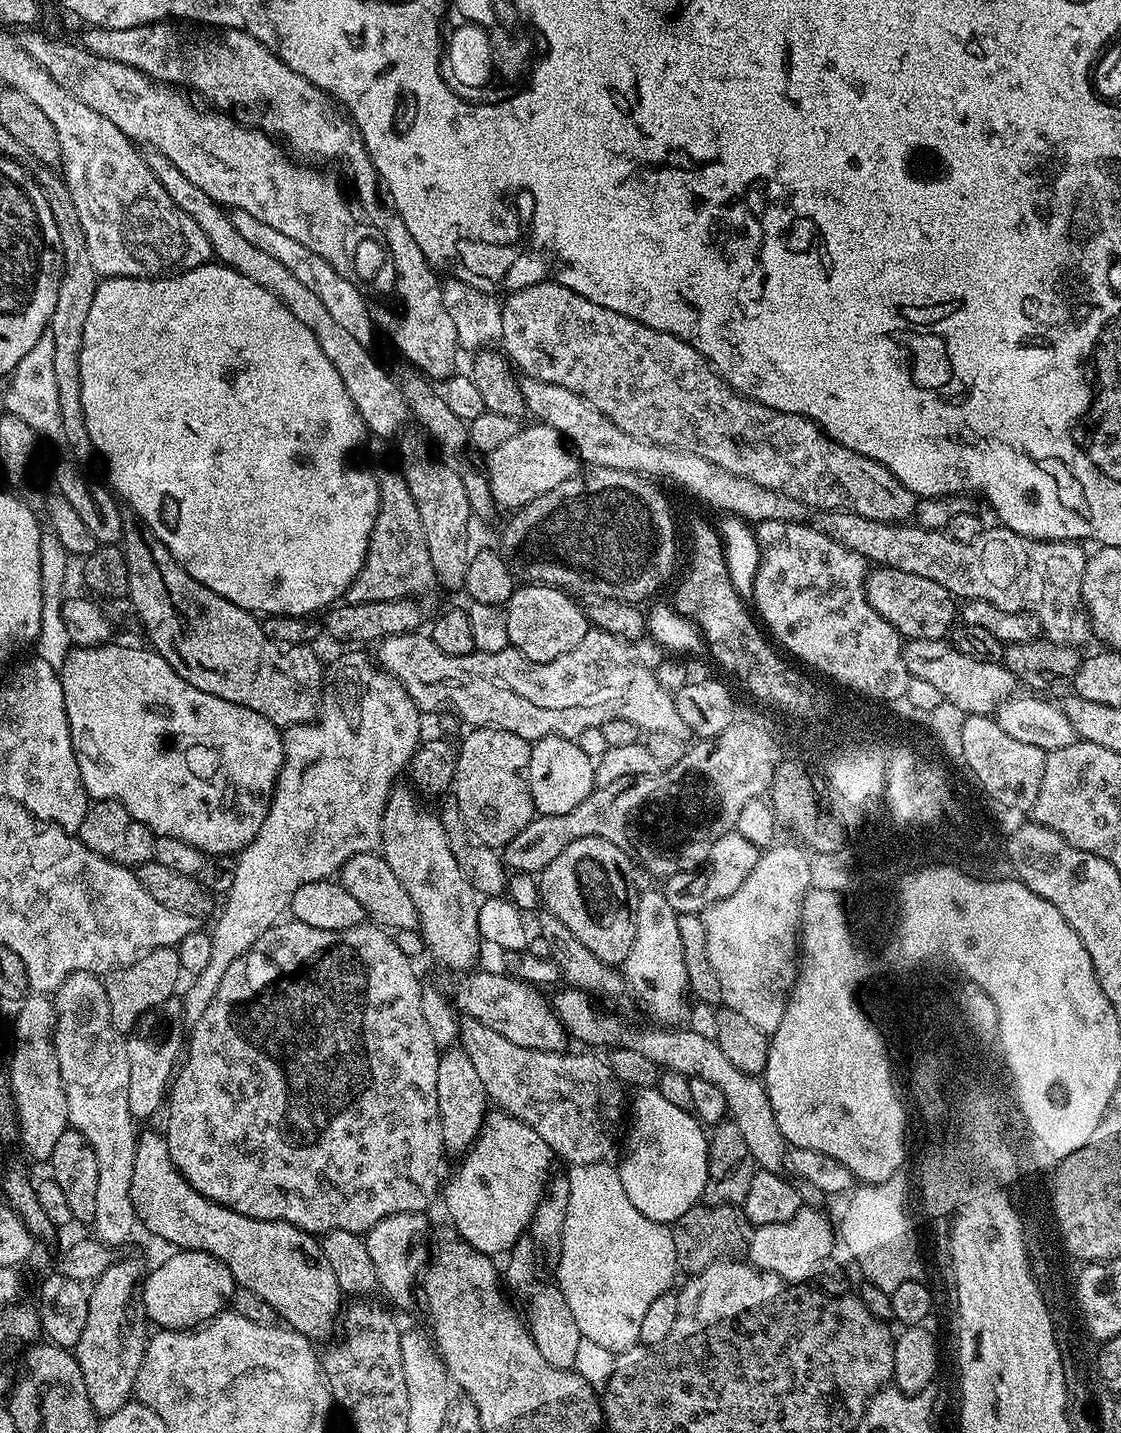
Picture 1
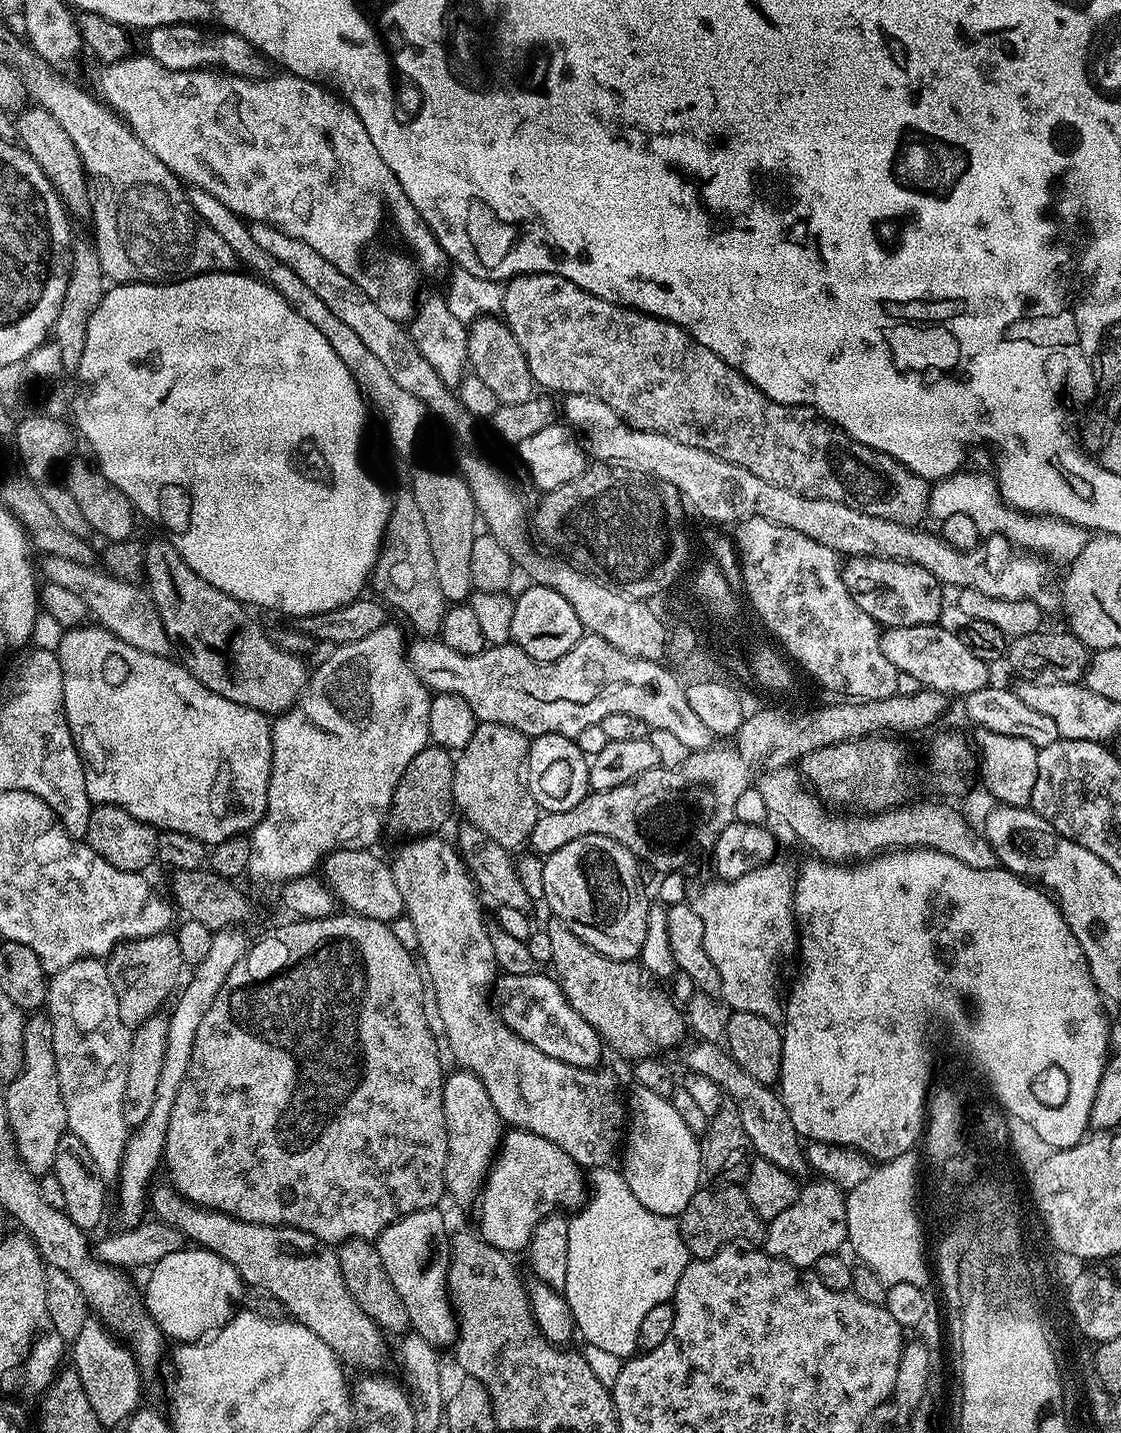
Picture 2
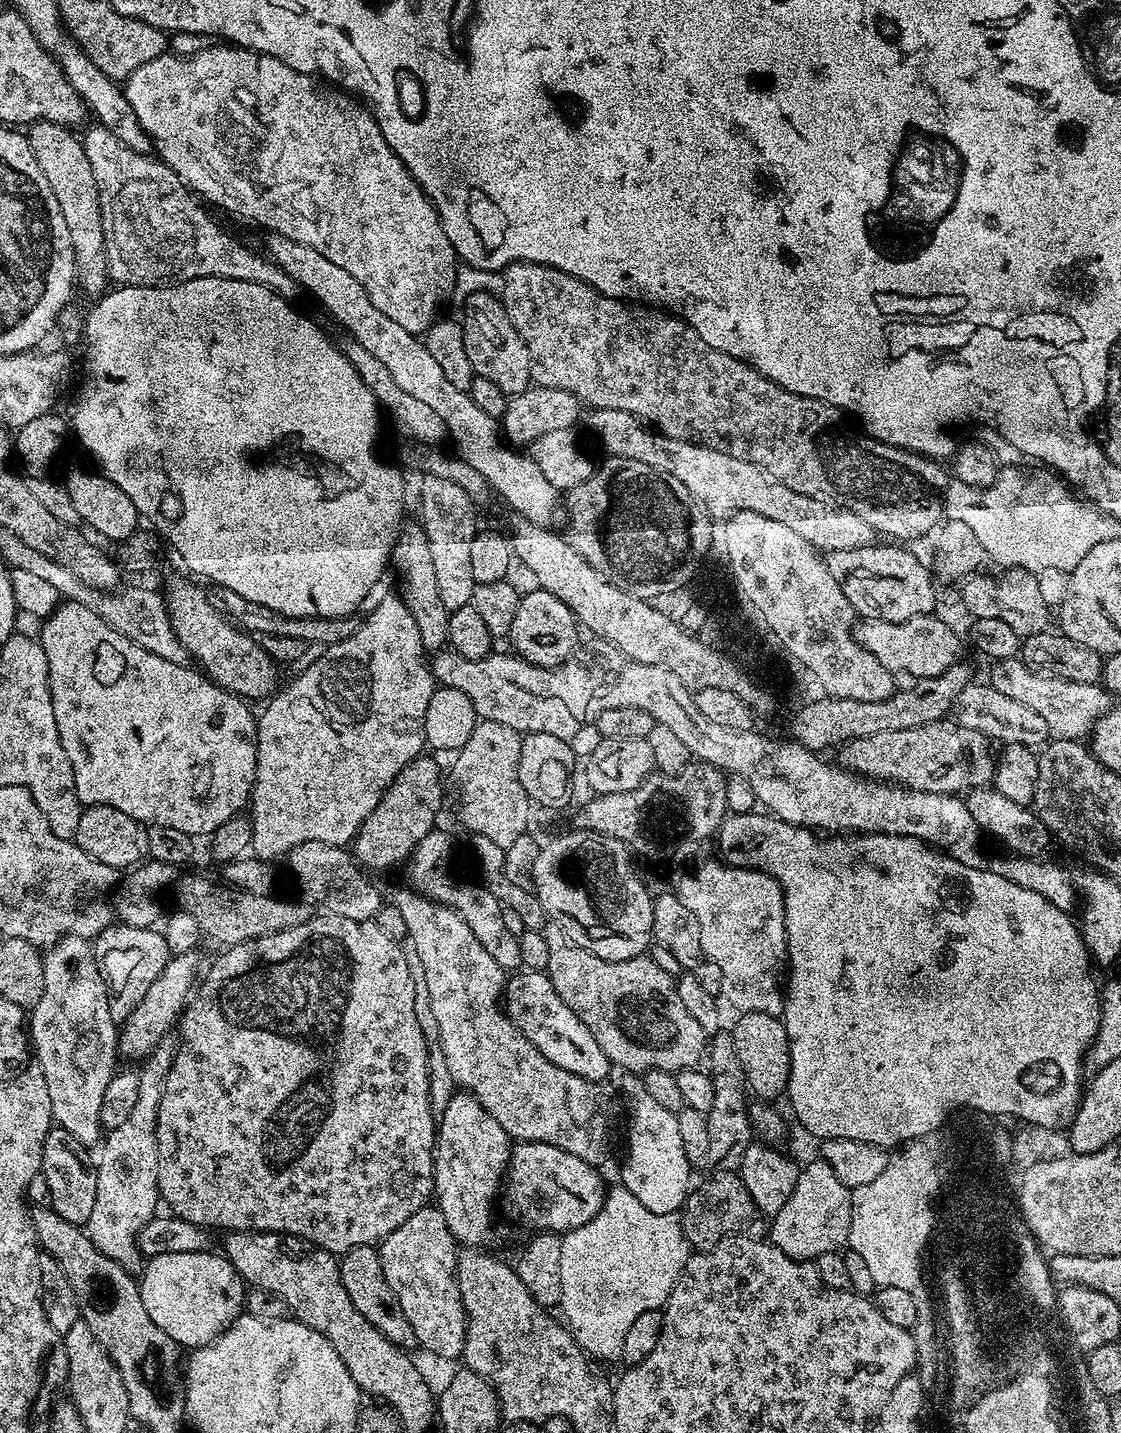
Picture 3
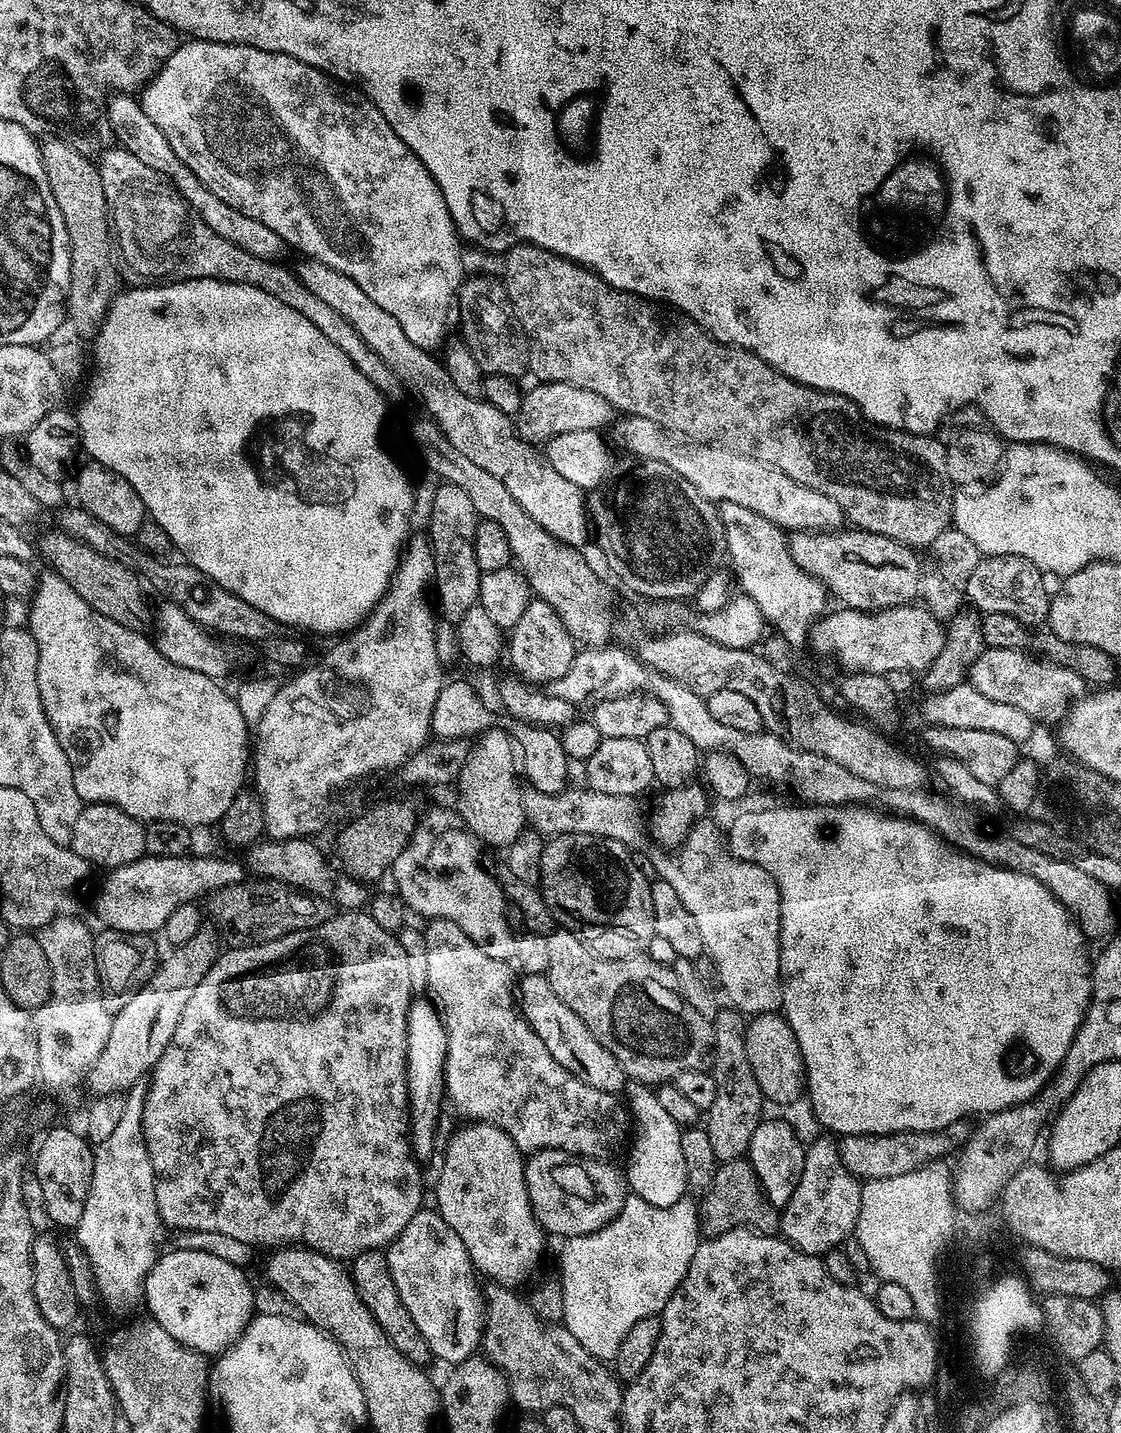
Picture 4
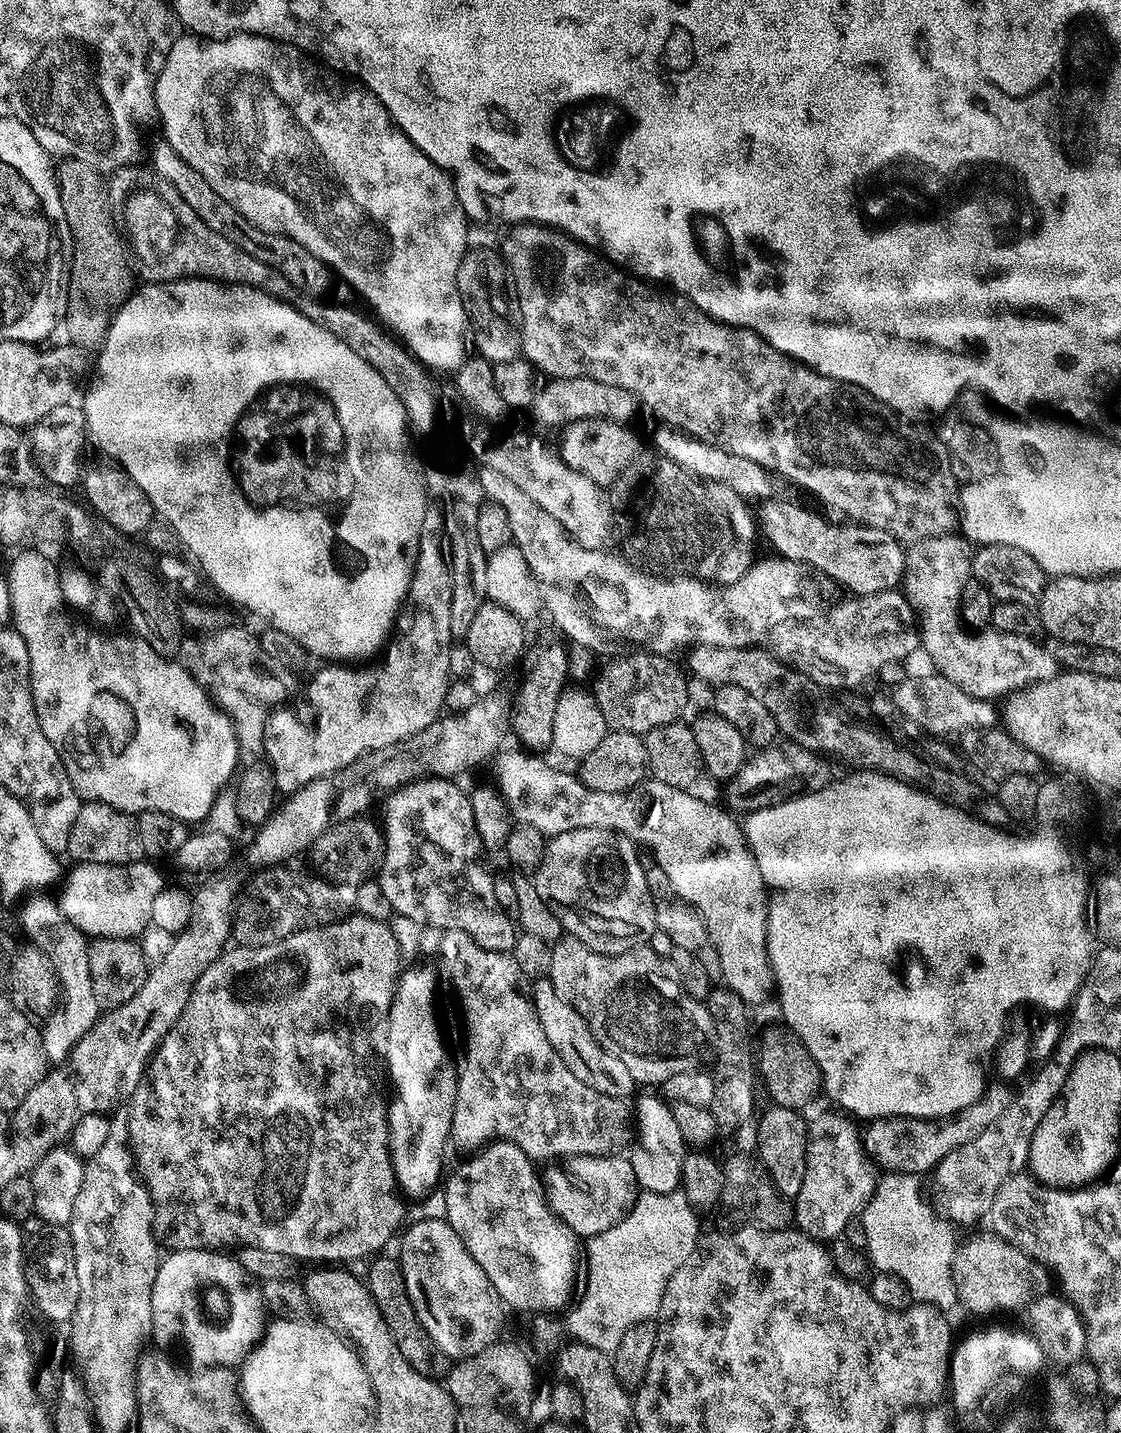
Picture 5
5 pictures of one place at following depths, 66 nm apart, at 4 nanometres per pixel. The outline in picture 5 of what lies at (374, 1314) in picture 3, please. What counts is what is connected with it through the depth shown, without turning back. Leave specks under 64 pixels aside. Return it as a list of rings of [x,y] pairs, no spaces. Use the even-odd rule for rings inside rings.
[[[380,1254],[373,1259],[377,1260],[368,1268],[366,1283],[374,1302],[378,1302],[378,1308],[382,1310],[382,1316],[386,1318],[386,1324],[390,1326],[392,1336],[396,1339],[396,1345],[402,1350],[404,1357],[412,1363],[412,1367],[417,1368],[423,1376],[447,1377],[450,1371],[449,1357],[445,1356],[432,1343],[428,1333],[424,1330],[424,1325],[416,1317],[412,1299],[406,1290],[406,1282],[400,1269],[399,1259],[395,1255],[384,1255],[388,1254]]]

